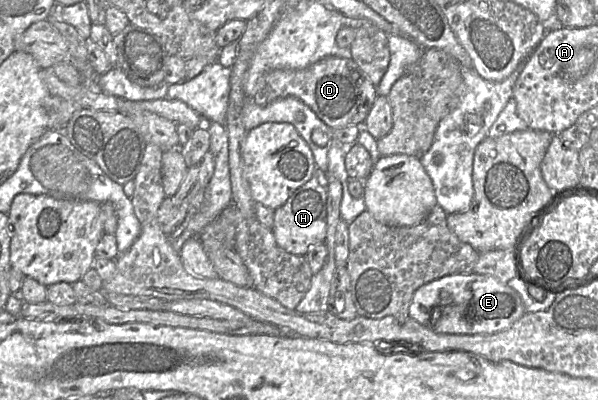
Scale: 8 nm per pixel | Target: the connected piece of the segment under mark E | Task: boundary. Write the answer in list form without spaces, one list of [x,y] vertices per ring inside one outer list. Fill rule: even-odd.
[[[477,273],[446,275],[419,287],[409,317],[440,334],[493,334],[509,328],[526,313],[520,295],[507,284]]]

